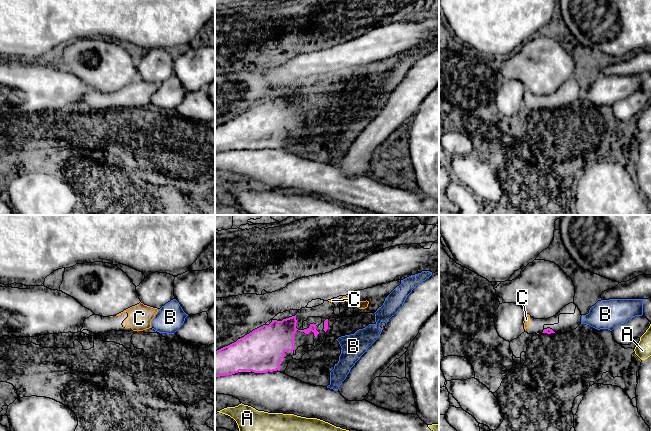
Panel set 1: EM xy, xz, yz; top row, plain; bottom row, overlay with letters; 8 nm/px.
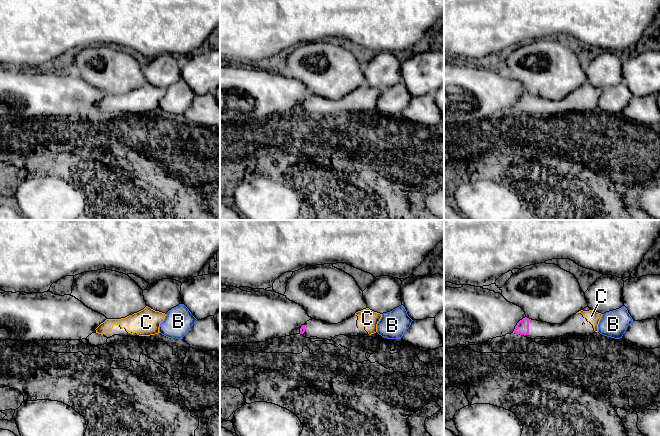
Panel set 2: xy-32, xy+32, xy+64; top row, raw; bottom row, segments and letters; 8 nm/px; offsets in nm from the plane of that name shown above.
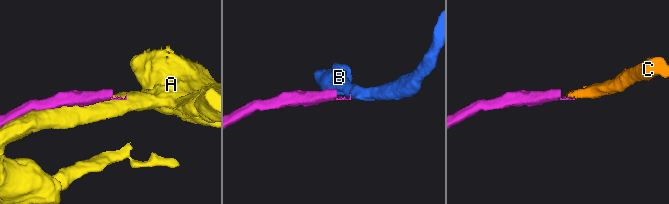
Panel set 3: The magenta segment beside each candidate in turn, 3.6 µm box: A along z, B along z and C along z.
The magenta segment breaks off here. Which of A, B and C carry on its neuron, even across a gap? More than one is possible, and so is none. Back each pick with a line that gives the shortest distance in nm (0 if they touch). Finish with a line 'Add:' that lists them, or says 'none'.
C: Distance 100 nm
Add: C

